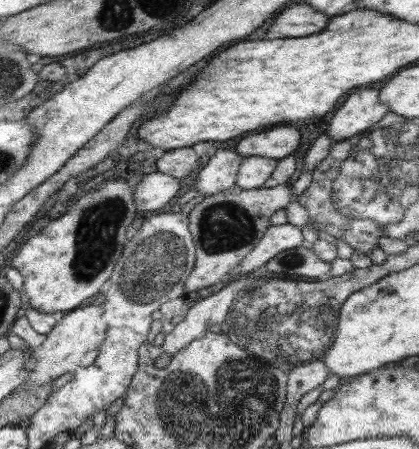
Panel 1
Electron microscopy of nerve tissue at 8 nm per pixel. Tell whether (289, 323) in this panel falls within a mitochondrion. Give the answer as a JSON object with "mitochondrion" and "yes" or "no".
{"mitochondrion":"yes"}

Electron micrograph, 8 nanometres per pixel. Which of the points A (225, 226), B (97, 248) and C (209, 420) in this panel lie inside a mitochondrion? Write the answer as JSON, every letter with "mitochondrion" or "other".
{"A":"mitochondrion","B":"mitochondrion","C":"mitochondrion"}

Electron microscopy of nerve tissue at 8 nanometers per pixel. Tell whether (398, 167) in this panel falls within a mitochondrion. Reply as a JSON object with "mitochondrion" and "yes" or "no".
{"mitochondrion":"yes"}

